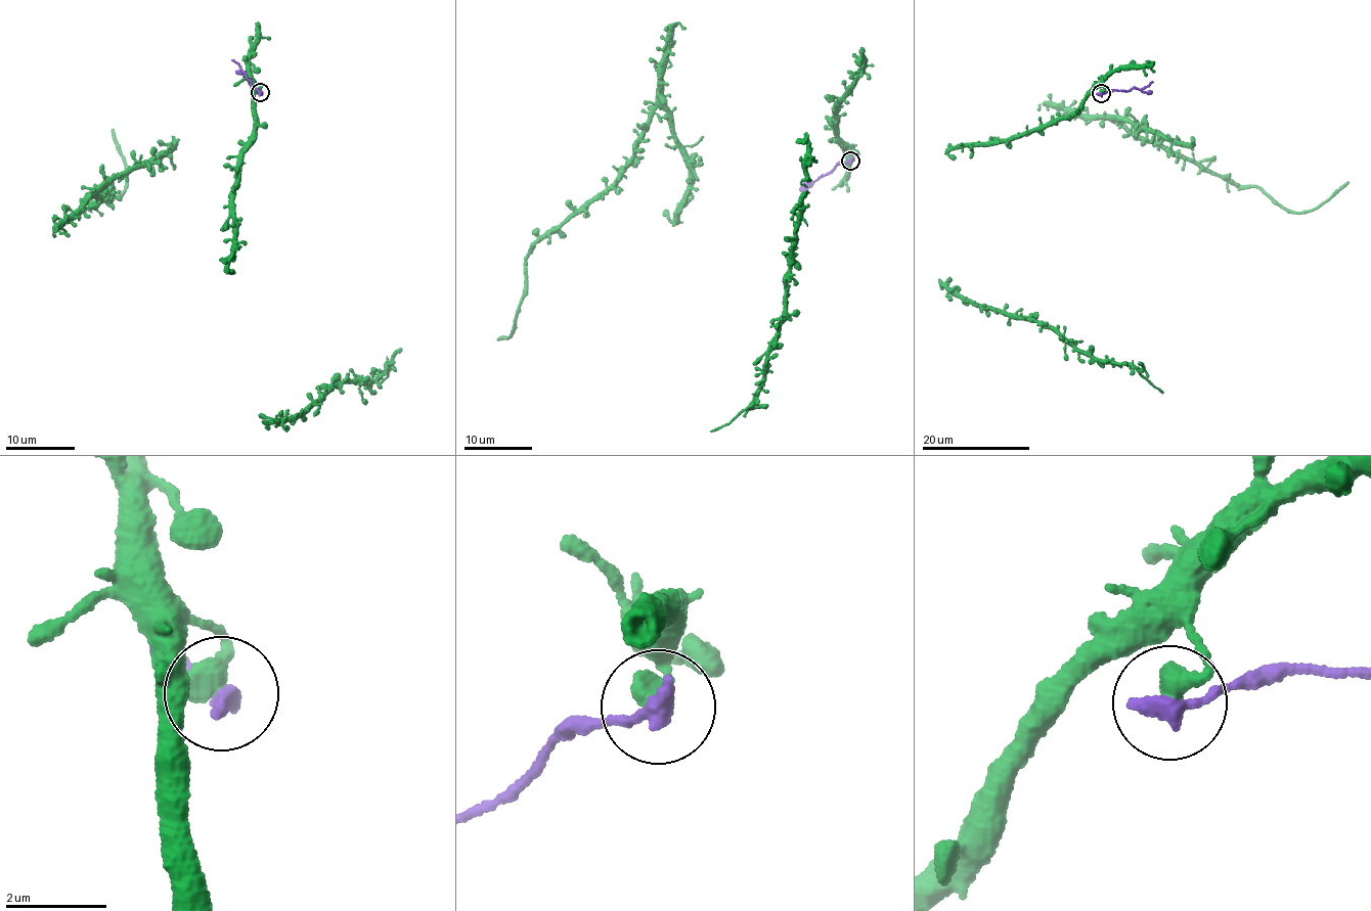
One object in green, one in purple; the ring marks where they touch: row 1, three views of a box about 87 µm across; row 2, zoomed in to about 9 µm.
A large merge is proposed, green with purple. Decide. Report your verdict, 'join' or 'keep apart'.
keep apart

